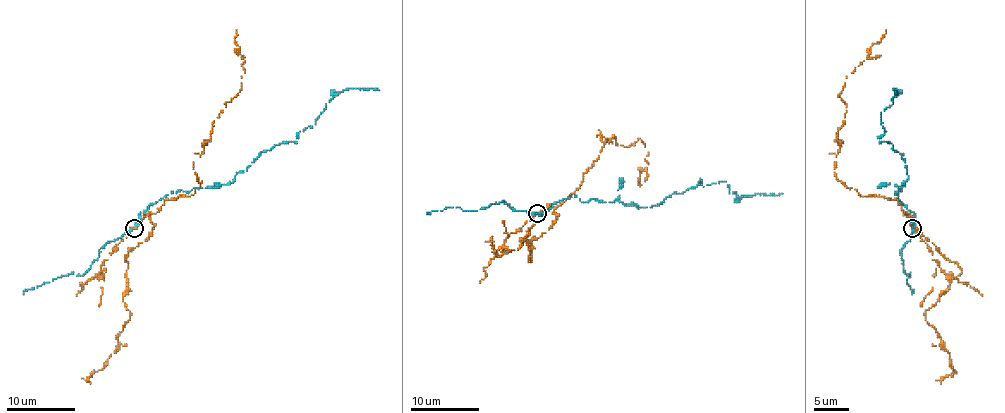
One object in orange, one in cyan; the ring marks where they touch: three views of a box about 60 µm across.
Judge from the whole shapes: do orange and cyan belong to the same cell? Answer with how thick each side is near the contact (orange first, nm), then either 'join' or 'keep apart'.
300/240 nm | keep apart

